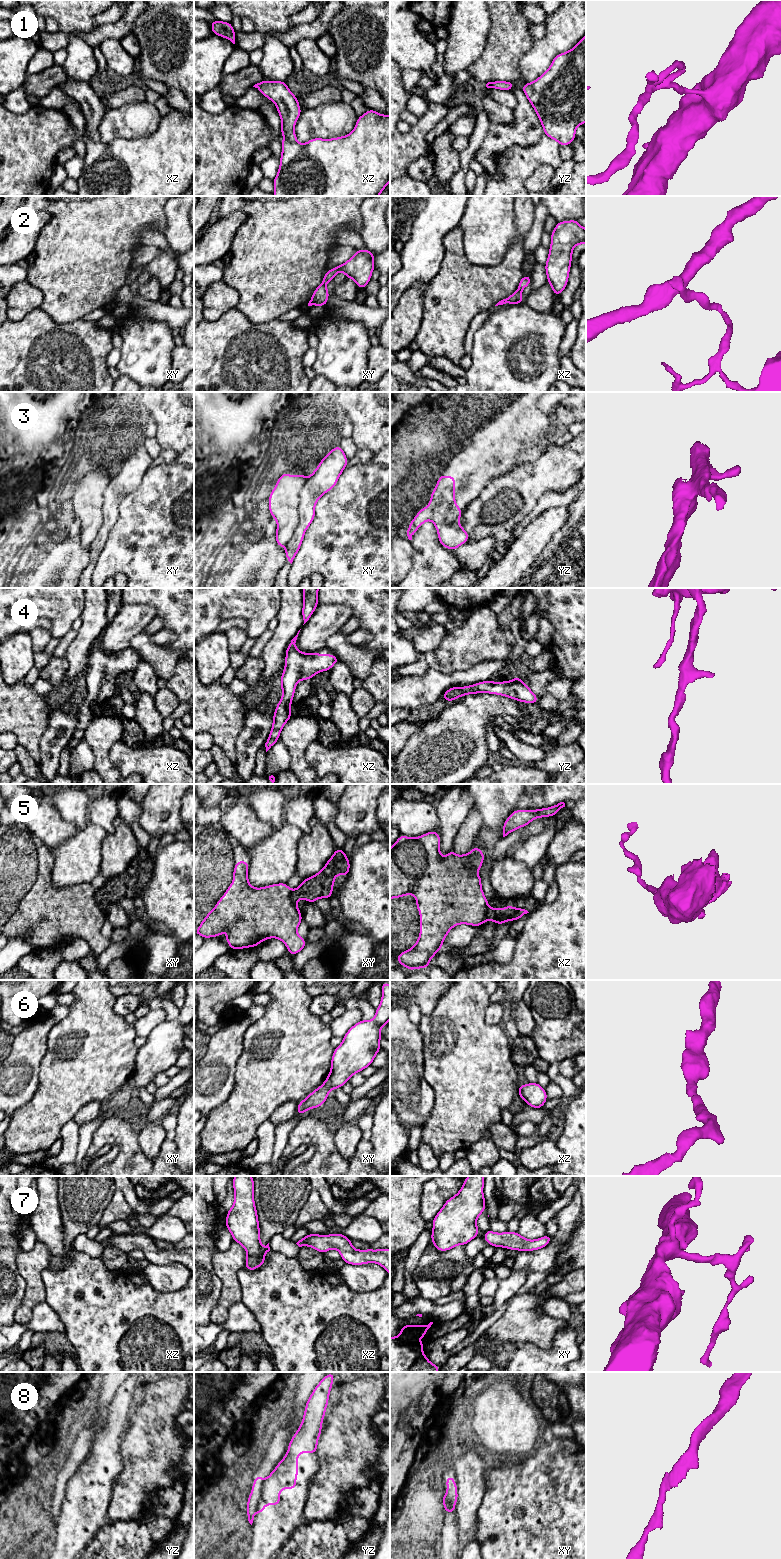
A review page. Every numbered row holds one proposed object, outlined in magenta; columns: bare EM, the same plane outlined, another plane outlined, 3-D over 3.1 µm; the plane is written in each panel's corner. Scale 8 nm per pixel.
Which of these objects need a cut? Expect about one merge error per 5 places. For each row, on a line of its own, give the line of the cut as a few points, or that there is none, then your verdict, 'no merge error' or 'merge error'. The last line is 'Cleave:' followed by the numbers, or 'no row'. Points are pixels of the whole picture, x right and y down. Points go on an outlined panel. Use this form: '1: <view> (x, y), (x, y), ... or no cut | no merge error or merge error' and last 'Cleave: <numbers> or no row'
1: no cut | no merge error
2: xy (322, 283), (325, 285) | merge error
3: xy (306, 480), (299, 494), (298, 526), (285, 545) | merge error
4: no cut | no merge error
5: xy (291, 891), (291, 900), (294, 904) | merge error
6: no cut | no merge error
7: no cut | no merge error
8: yz (264, 1481), (255, 1510) | merge error
Cleave: 2, 3, 5, 8

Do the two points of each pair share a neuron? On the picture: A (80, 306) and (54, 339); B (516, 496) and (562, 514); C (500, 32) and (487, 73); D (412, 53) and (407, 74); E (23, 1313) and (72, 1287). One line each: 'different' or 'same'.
A: different
B: different
C: same
D: different
E: different

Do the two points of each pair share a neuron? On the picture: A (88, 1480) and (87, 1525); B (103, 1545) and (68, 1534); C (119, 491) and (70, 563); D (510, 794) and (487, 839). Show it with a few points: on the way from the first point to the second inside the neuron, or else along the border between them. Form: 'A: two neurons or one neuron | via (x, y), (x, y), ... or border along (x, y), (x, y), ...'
A: one neuron | via (88, 1491), (87, 1514)
B: two neurons | border along (105, 1524), (85, 1548)
C: two neurons | border along (89, 551), (89, 562), (79, 576)
D: one neuron | via (499, 805), (493, 812), (491, 828)

